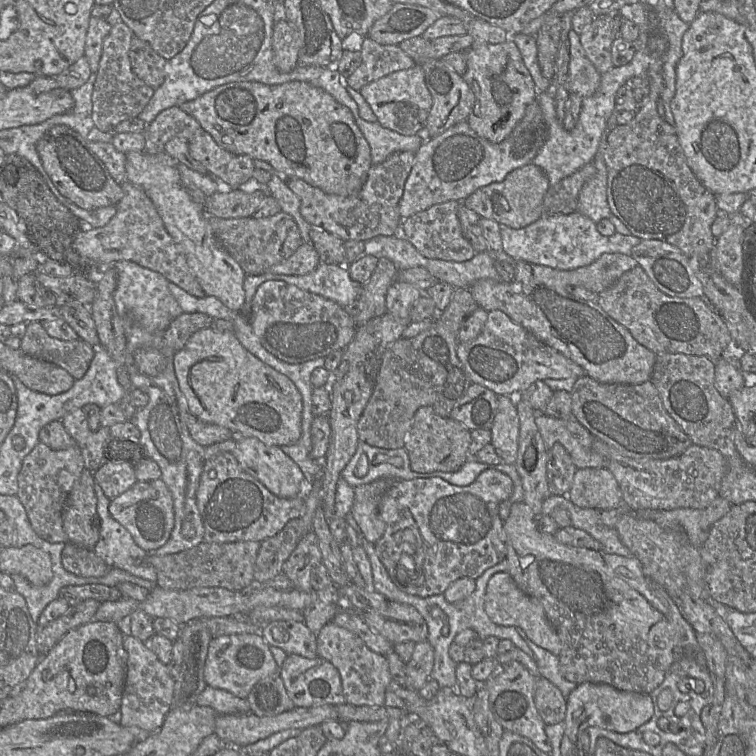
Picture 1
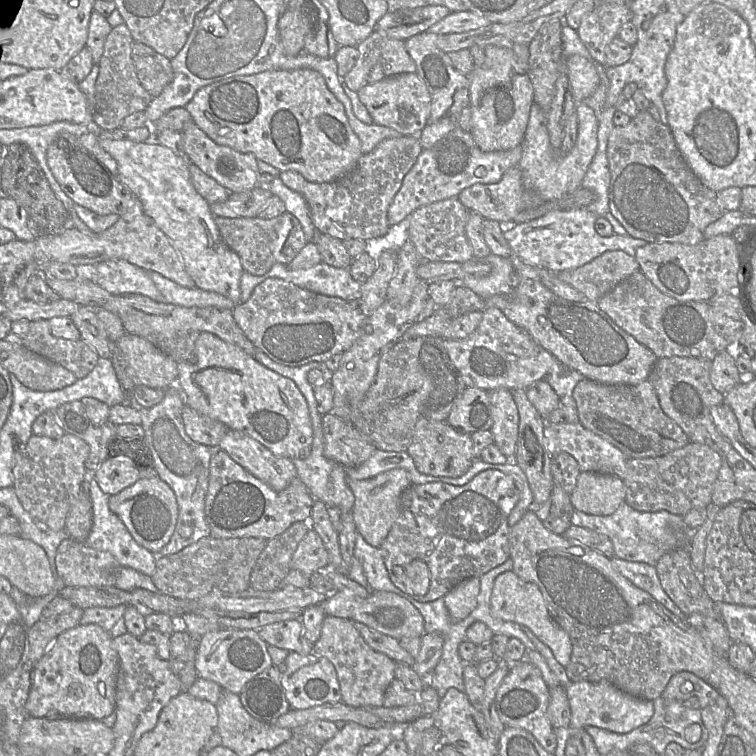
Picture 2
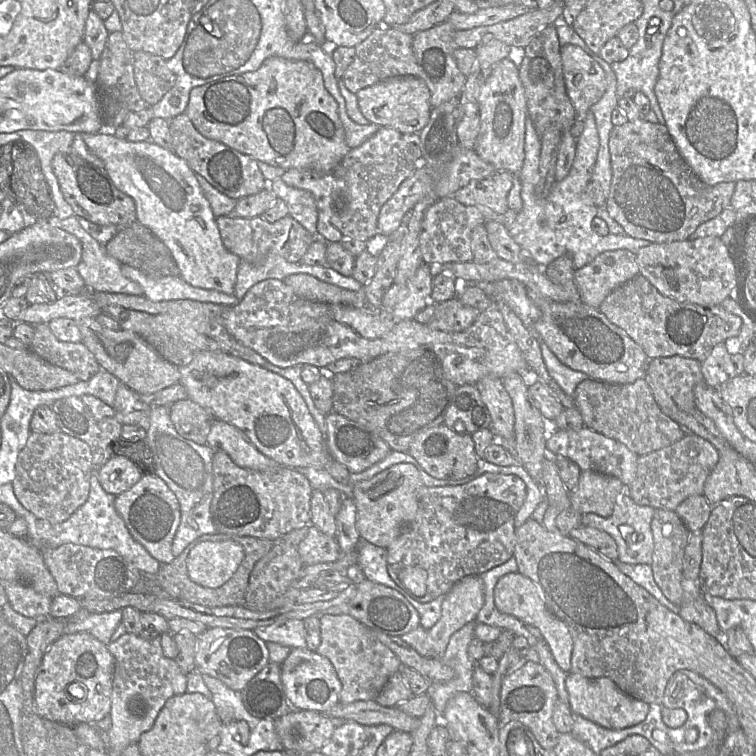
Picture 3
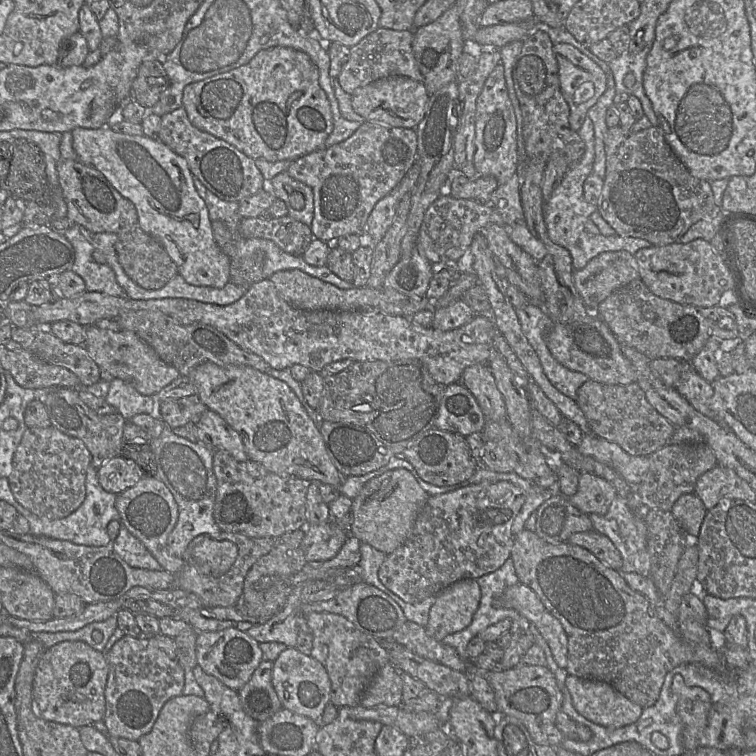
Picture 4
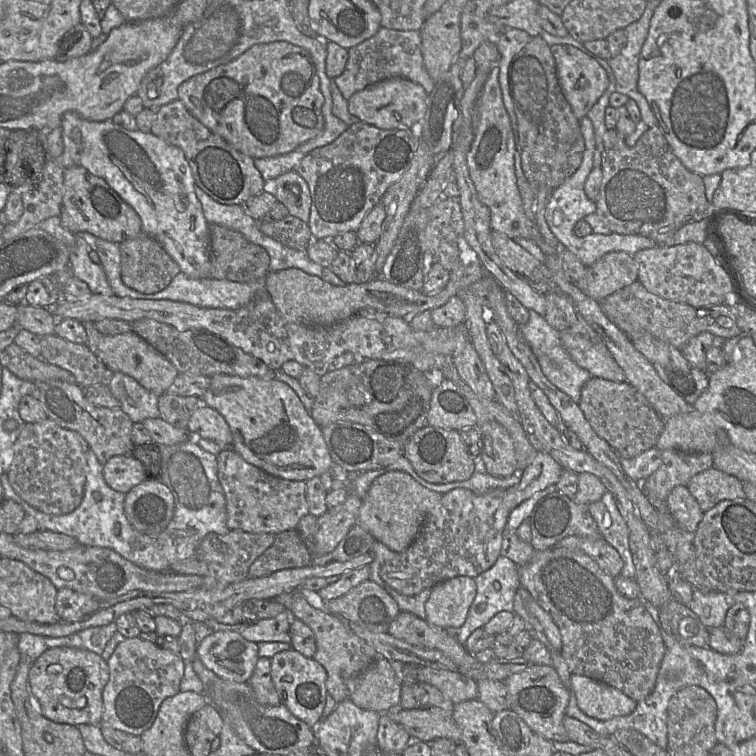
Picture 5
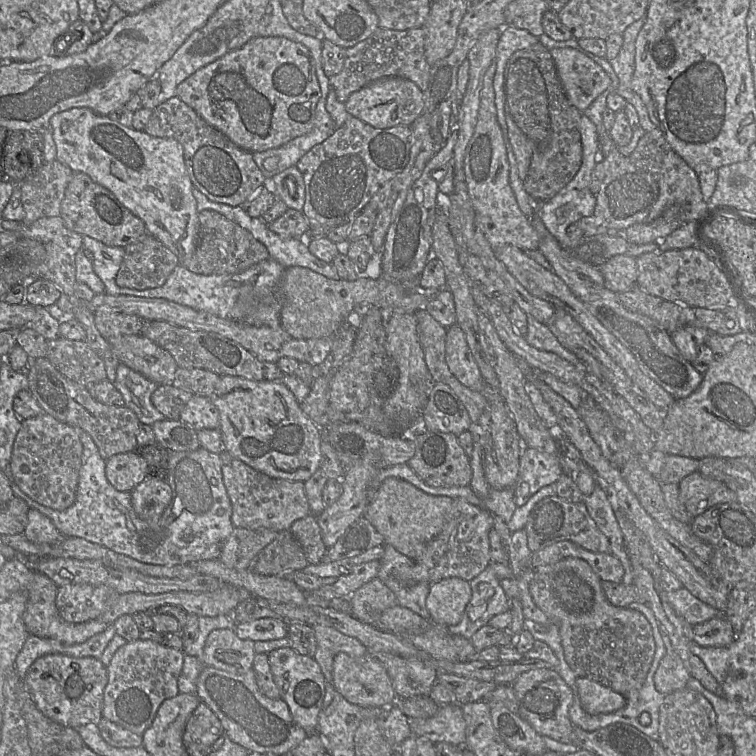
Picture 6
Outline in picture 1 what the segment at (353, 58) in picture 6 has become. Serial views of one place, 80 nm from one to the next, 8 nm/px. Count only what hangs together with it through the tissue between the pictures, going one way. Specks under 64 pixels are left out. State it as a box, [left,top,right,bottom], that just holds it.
[347,36,416,91]

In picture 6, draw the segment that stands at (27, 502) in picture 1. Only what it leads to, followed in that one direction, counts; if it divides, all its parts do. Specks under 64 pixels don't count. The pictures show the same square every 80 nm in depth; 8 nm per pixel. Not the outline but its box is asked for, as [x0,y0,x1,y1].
[10,414,83,510]

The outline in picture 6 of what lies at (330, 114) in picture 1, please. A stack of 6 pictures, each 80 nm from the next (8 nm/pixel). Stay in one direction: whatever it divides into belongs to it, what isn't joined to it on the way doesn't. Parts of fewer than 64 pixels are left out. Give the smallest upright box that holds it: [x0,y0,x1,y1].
[176,36,320,153]

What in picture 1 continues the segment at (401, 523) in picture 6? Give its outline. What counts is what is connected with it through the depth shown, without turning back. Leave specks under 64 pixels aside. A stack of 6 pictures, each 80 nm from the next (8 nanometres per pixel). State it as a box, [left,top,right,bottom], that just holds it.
[351,478,401,544]

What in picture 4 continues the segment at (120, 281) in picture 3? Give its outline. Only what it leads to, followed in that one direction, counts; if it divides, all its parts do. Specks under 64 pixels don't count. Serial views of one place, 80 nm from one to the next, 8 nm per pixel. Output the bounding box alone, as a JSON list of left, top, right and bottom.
[63,225,126,297]

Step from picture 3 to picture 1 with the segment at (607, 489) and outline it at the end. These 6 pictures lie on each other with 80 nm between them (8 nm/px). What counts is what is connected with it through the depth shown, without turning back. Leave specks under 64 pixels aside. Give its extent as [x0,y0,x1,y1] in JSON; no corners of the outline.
[567,468,622,510]

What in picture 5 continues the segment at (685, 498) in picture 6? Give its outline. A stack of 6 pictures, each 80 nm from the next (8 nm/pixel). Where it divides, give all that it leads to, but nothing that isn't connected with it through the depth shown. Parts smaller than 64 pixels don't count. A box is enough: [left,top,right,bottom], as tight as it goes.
[686,466,746,512]

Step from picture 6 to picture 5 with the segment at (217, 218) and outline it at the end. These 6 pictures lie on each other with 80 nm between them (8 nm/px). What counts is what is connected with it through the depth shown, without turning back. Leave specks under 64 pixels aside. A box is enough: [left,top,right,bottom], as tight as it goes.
[210,224,270,283]

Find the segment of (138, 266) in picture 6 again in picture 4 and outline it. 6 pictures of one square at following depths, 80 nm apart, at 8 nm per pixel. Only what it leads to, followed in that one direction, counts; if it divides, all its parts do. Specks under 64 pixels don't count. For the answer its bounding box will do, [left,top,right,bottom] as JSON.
[115,226,178,290]

